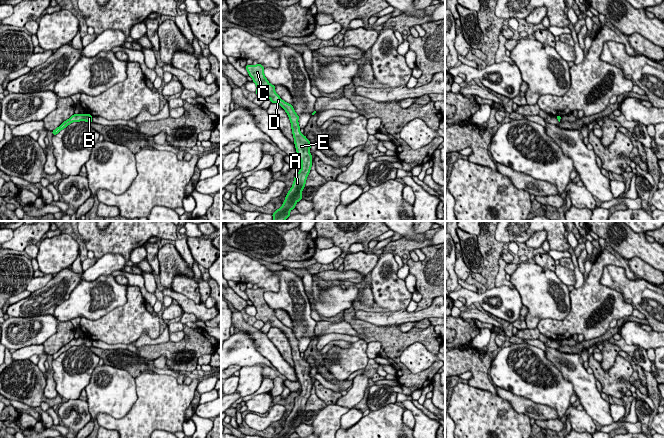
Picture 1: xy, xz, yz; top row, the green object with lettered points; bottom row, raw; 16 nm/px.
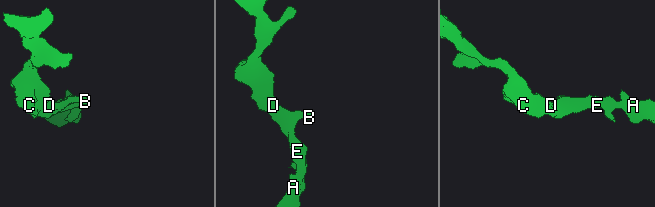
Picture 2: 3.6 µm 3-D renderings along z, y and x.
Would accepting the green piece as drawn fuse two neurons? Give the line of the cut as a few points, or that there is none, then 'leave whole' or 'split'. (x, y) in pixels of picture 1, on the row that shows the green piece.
cut none; leave whole

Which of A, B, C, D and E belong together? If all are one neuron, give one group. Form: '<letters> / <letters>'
A B C D E

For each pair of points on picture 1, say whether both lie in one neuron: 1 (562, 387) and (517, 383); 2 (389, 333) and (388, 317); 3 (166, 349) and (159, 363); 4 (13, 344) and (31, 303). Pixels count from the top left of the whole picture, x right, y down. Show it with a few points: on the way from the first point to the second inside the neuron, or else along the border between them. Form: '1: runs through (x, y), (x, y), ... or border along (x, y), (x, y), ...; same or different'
1: runs through (551, 391), (528, 390); same
2: border along (366, 321), (379, 326), (398, 326); different
3: border along (154, 359), (163, 356), (166, 367); different
4: border along (47, 314), (31, 317), (10, 317); different

